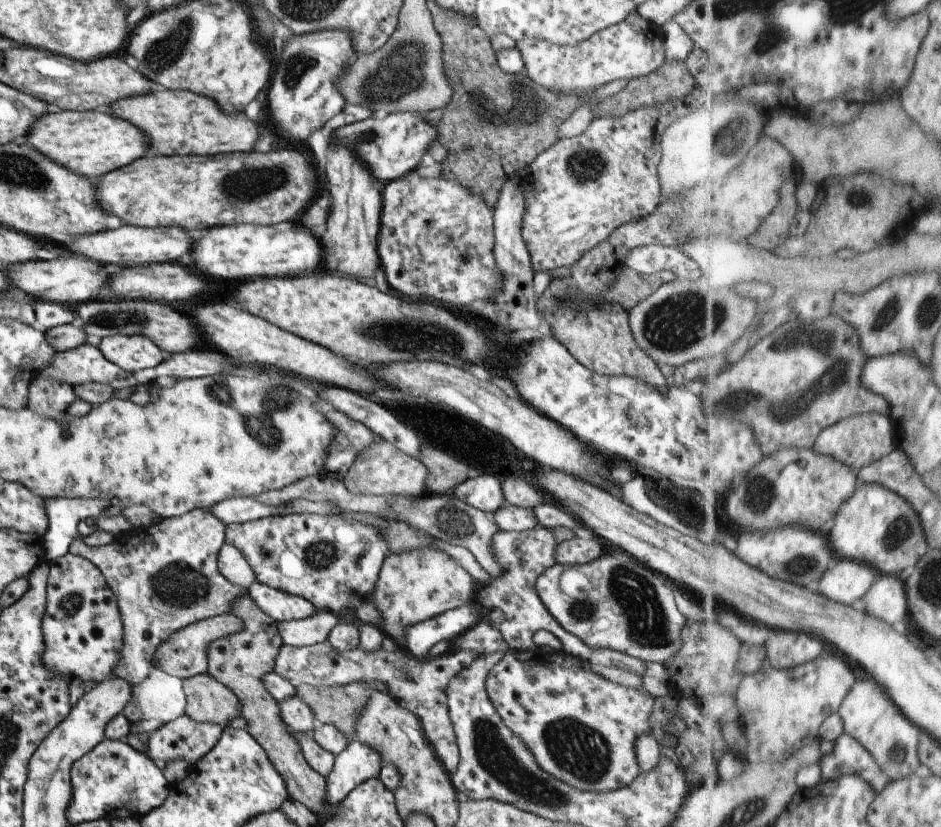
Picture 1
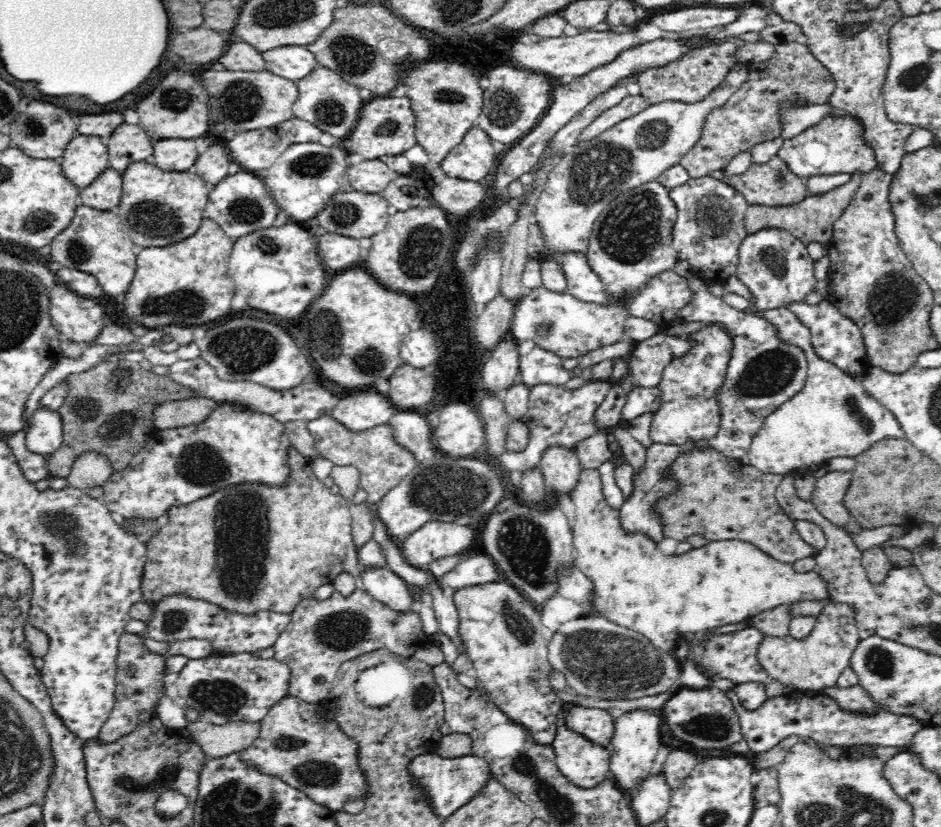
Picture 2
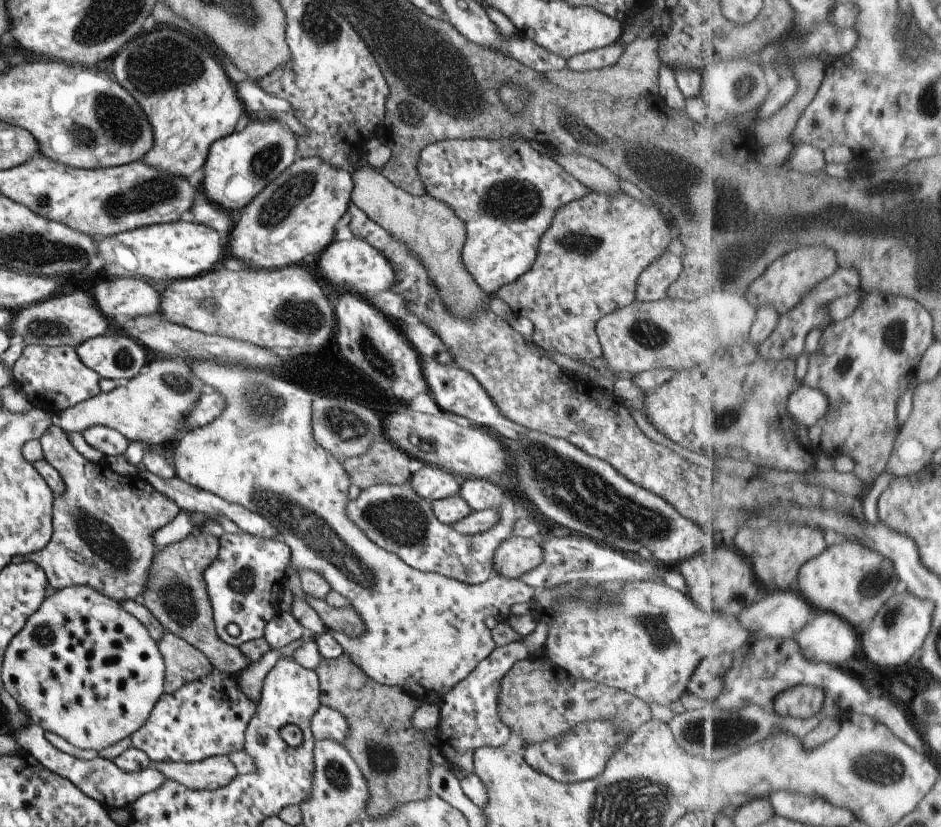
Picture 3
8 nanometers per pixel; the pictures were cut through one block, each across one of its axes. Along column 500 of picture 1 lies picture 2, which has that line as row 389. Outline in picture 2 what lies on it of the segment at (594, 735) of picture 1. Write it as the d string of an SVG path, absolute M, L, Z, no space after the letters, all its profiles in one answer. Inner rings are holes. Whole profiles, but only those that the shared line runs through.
M714 323L687 334L686 339L692 341L692 348L668 362L656 386L660 389L660 404L653 414L650 428L653 443L682 446L689 442L707 441L714 438L721 427L721 406L716 396L733 353L731 334Z

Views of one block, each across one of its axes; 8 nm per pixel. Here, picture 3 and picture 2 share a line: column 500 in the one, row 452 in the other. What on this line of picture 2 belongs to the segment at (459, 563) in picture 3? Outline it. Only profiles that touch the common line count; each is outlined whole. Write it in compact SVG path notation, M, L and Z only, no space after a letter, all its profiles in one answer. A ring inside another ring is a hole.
M591 379L586 384L575 387L573 391L563 386L552 384L536 384L529 392L529 407L522 420L528 429L528 444L520 452L506 451L500 457L502 472L517 477L526 470L539 467L541 454L552 444L575 447L580 440L599 432L596 425L592 425L592 418L598 406L616 381Z

